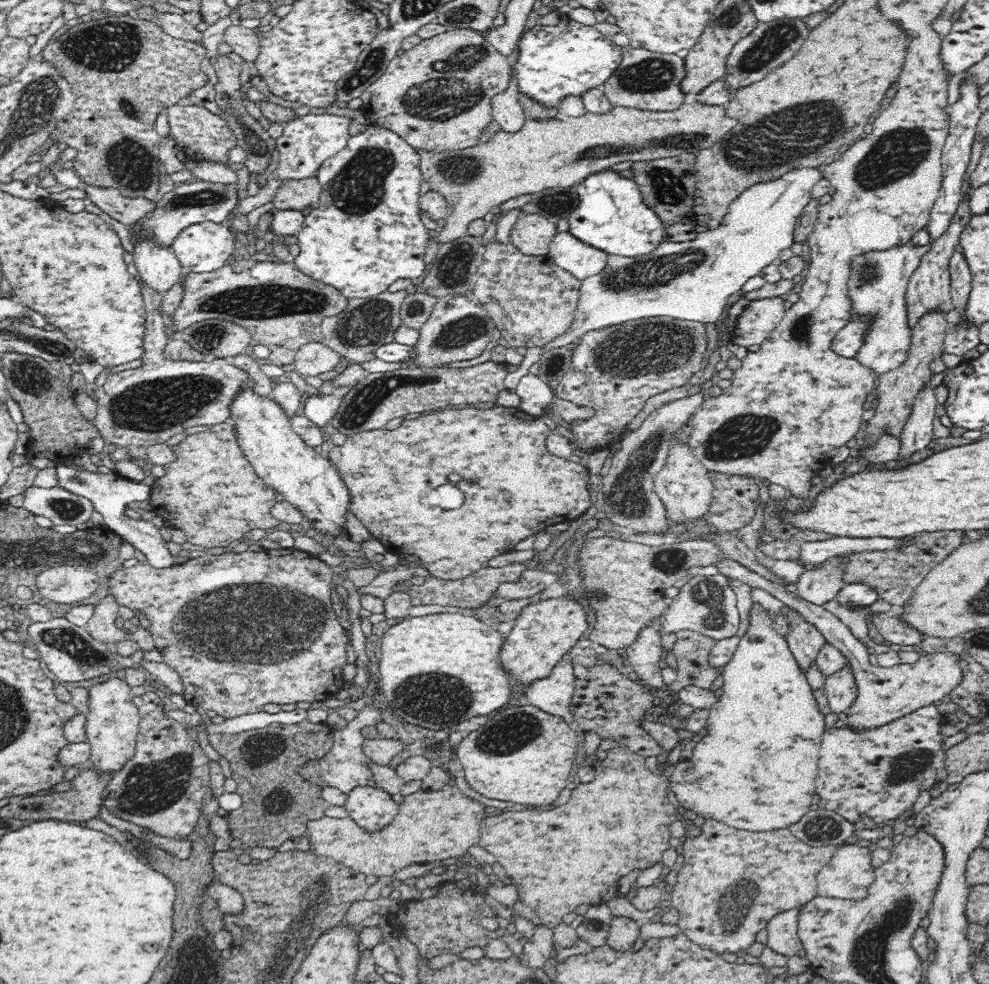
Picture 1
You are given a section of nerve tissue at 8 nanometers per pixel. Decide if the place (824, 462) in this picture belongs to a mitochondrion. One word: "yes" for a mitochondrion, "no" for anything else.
no

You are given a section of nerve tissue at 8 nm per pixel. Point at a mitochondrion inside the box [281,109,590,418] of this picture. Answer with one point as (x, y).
(363, 178)

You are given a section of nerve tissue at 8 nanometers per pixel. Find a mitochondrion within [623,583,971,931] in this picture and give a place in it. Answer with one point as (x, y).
(905, 767)

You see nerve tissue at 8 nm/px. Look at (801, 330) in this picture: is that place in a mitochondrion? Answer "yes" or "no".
yes

